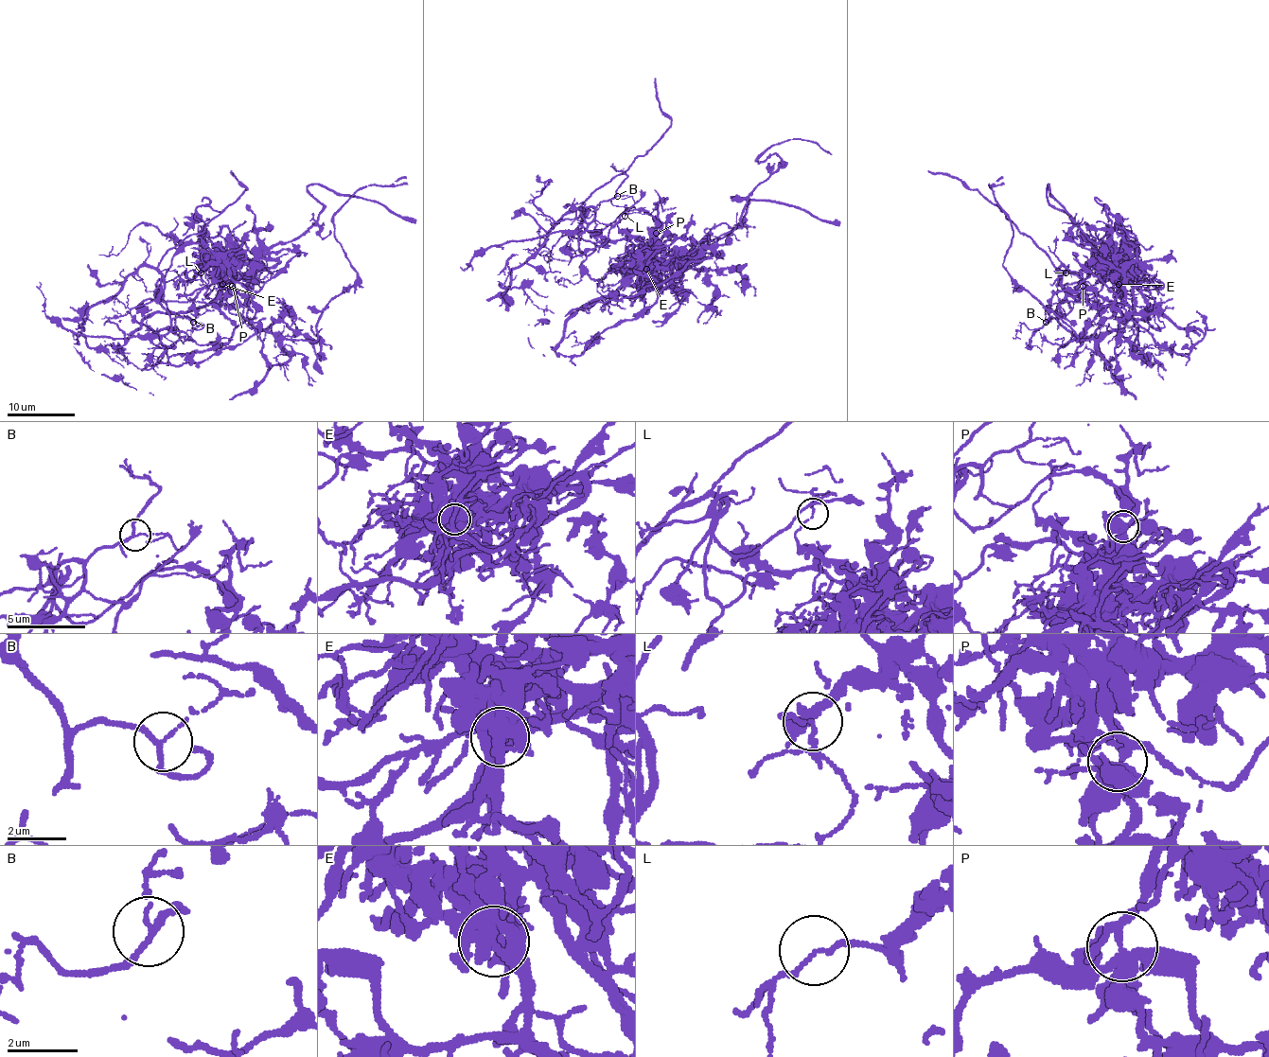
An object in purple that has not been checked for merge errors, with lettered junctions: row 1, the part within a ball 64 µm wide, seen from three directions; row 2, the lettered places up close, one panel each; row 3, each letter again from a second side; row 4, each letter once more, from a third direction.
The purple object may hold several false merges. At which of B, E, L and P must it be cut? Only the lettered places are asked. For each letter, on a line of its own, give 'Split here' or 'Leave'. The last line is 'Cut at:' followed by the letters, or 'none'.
B: Leave
E: Split here
L: Split here
P: Leave
Cut at: E, L

